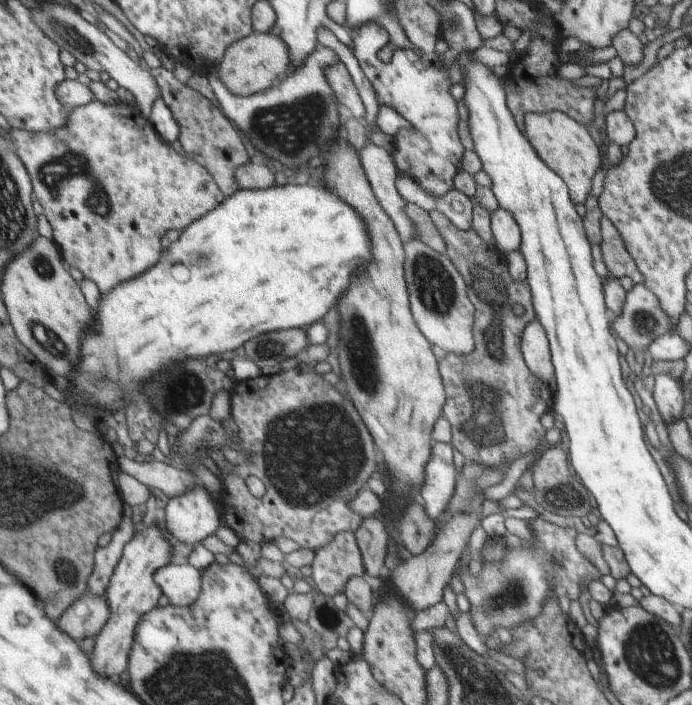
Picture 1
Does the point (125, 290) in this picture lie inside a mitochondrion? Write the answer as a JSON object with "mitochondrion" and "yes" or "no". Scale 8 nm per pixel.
{"mitochondrion":"no"}

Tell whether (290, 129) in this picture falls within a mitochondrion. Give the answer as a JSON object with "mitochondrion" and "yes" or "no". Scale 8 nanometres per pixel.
{"mitochondrion":"yes"}

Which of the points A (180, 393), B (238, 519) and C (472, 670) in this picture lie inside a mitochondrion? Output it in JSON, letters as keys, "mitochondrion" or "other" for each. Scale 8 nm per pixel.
{"A":"mitochondrion","B":"other","C":"mitochondrion"}

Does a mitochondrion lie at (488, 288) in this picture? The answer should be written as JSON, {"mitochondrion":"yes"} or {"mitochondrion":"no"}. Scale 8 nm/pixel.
{"mitochondrion":"yes"}

